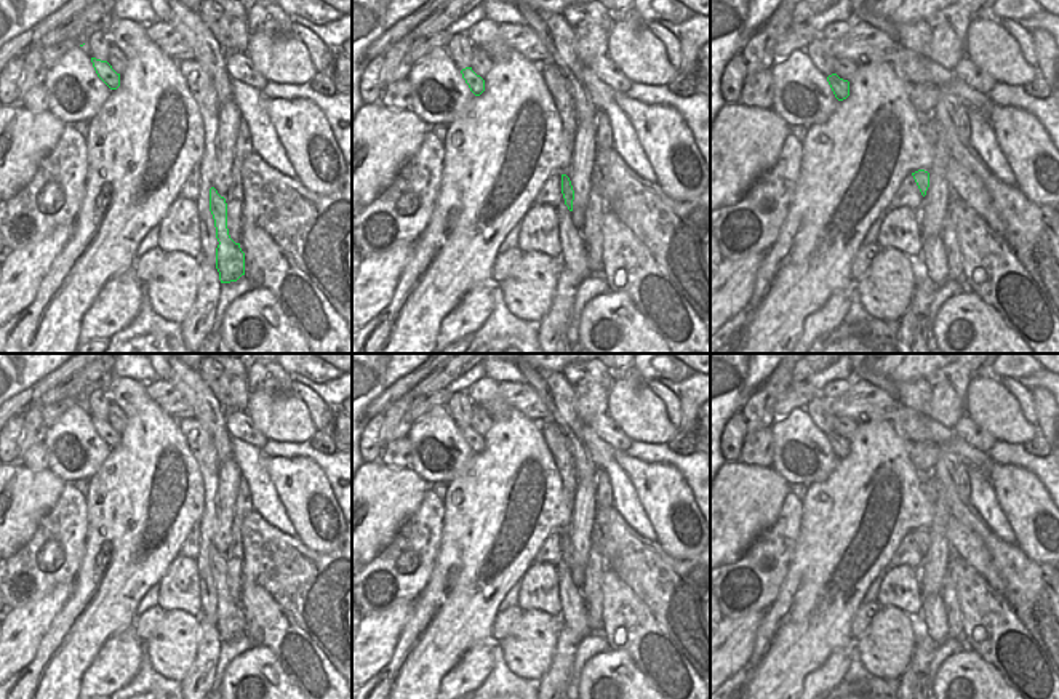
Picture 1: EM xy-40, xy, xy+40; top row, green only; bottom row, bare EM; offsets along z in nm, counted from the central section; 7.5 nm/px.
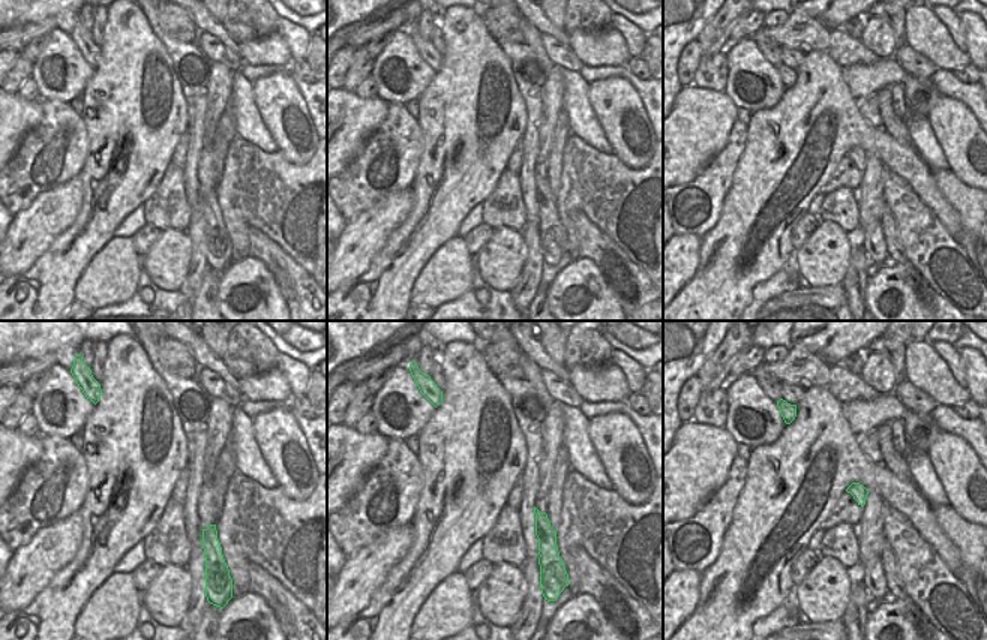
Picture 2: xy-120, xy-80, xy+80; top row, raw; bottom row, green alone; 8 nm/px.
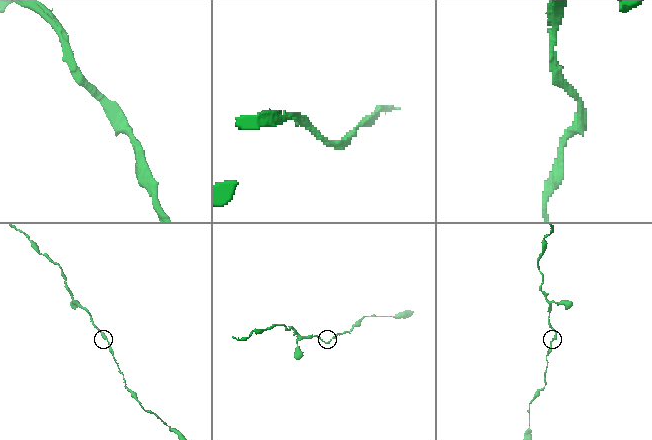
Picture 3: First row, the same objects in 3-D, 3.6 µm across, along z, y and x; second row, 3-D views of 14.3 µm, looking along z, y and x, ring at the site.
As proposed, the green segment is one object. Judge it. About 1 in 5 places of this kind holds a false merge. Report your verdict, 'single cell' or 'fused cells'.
single cell

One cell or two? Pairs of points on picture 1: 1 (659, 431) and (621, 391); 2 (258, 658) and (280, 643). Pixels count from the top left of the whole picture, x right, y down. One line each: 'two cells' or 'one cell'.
1: one cell
2: two cells

